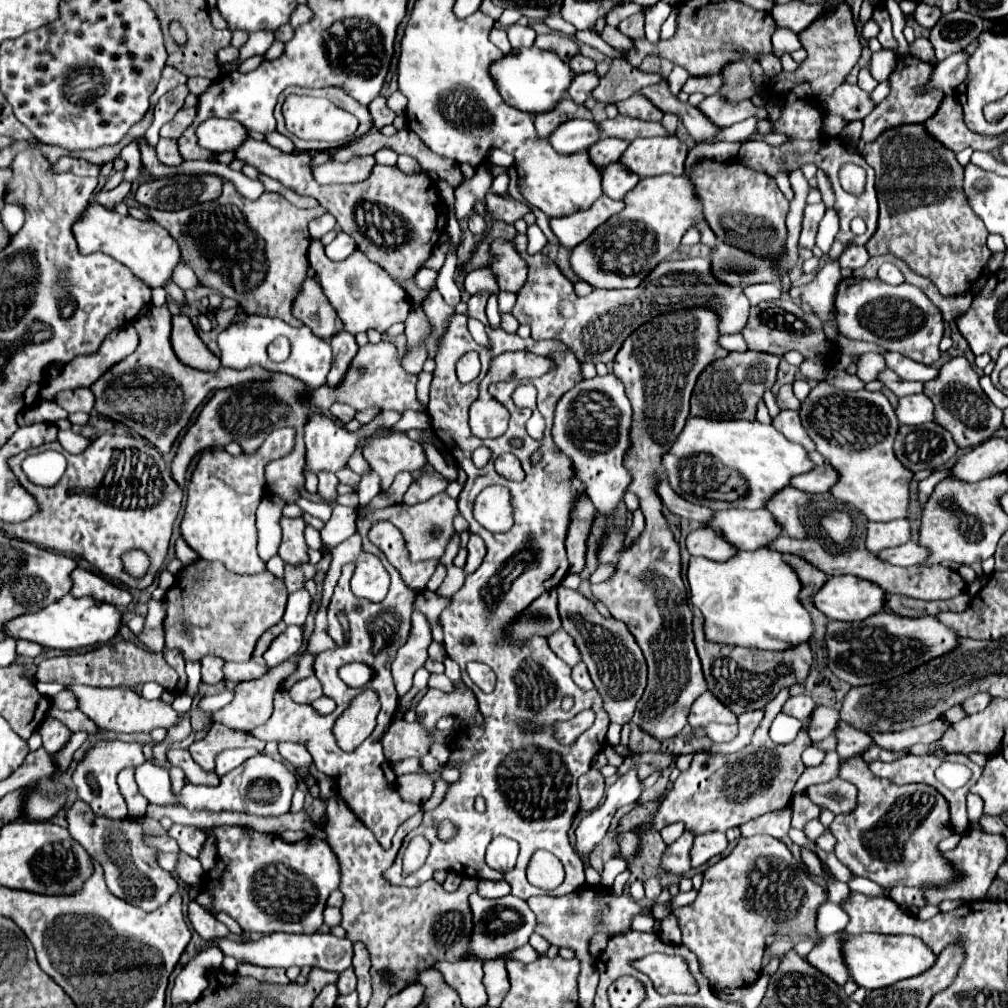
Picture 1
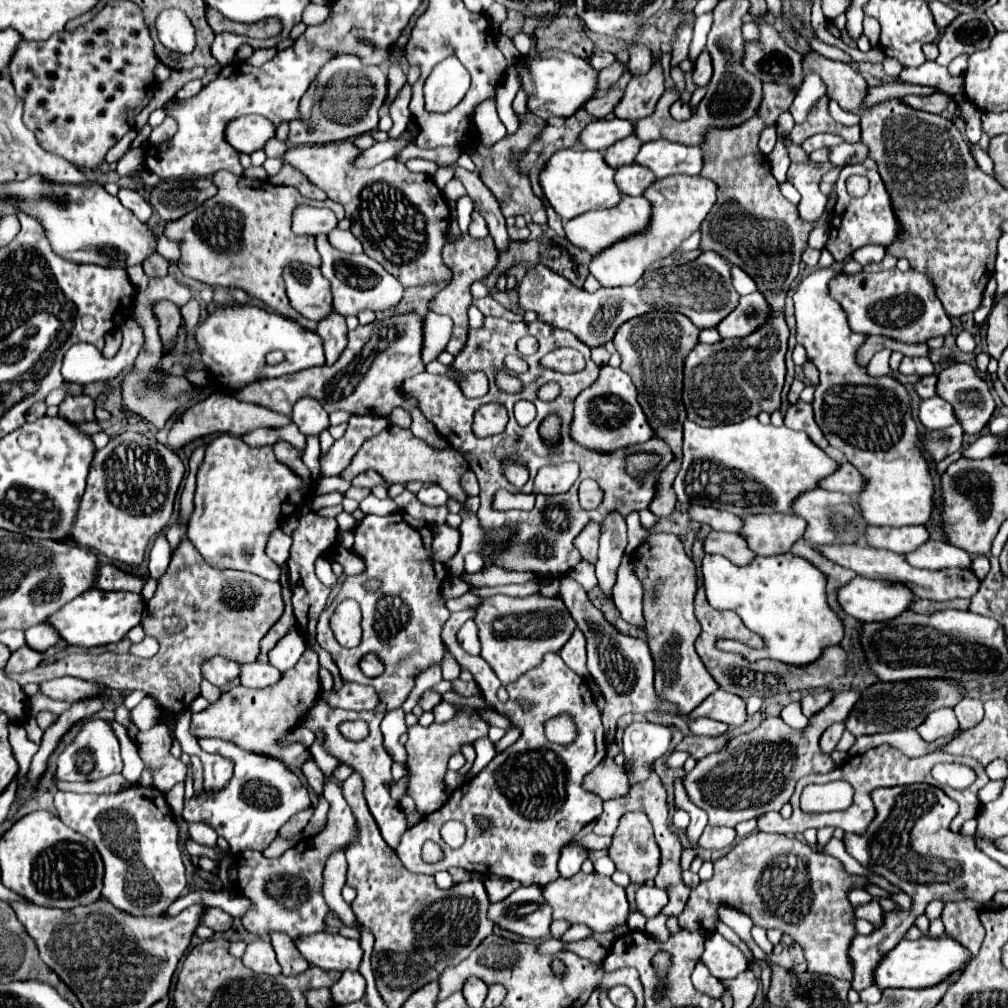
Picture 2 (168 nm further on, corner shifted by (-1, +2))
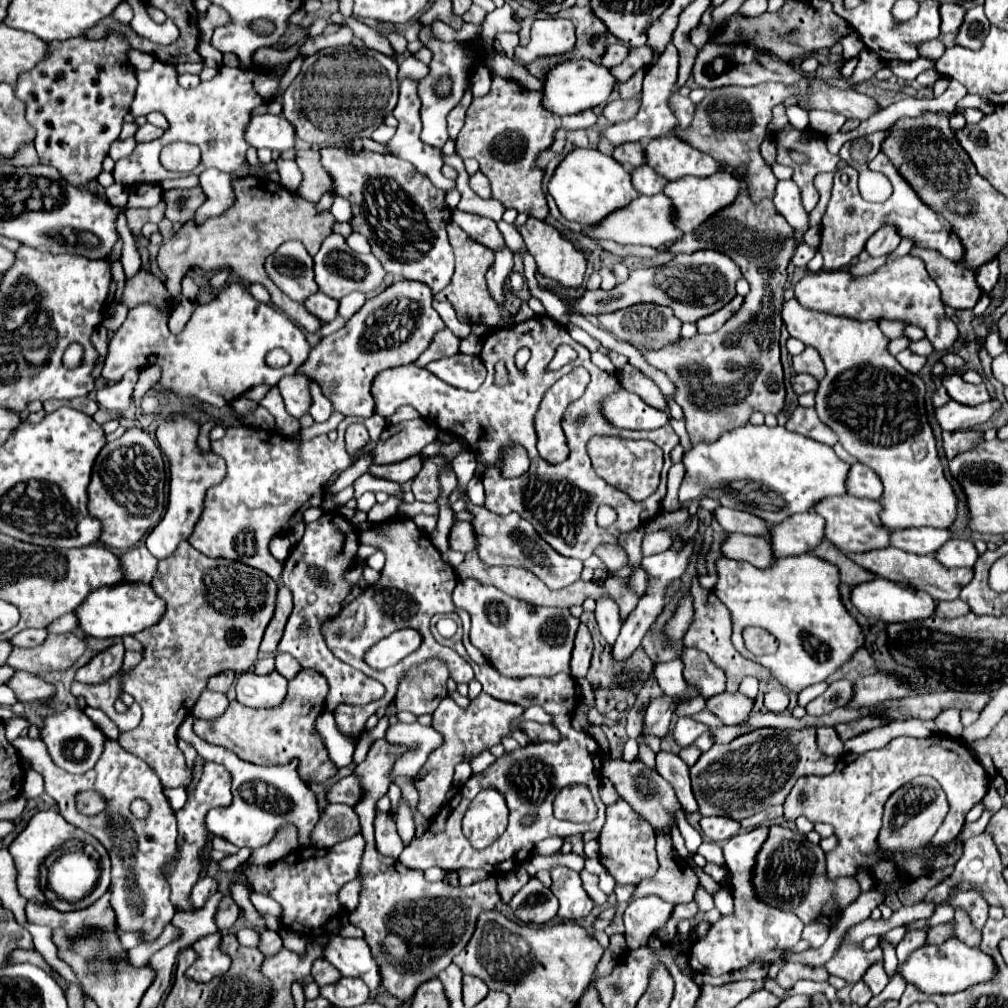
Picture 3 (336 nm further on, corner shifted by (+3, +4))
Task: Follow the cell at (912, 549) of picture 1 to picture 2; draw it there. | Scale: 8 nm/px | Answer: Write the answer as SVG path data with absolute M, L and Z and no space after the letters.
M931 541L921 547L921 551L913 551L913 555L907 555L909 563L913 567L925 567L925 569L949 569L949 567L971 567L971 555L965 549L953 547L947 541Z

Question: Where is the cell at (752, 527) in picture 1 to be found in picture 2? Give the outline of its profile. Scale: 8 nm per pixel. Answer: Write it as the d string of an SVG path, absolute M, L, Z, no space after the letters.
M749 515L743 519L745 525L741 529L741 535L747 539L749 549L757 555L781 555L791 551L793 543L799 541L807 529L807 521L799 515Z

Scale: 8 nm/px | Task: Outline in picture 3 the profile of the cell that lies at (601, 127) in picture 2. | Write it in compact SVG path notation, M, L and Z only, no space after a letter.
M669 43L665 47L665 51L661 53L659 61L655 65L651 65L645 73L645 81L643 81L645 99L643 99L641 109L635 115L635 119L605 127L605 131L601 133L601 139L607 139L611 145L621 145L621 143L627 143L627 141L649 141L653 137L669 135L673 131L673 127L677 127L677 119L669 111L669 97L671 97L673 91L679 91L679 87L675 85L677 69L679 69L679 51L673 43Z

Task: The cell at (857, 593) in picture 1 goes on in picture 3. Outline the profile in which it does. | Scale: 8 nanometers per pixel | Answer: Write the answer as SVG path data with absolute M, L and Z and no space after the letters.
M875 577L867 583L853 587L851 601L859 613L883 623L907 623L915 619L925 619L925 617L931 617L935 611L935 601L925 591L913 589L911 585L895 583L889 579L881 579L881 577Z

